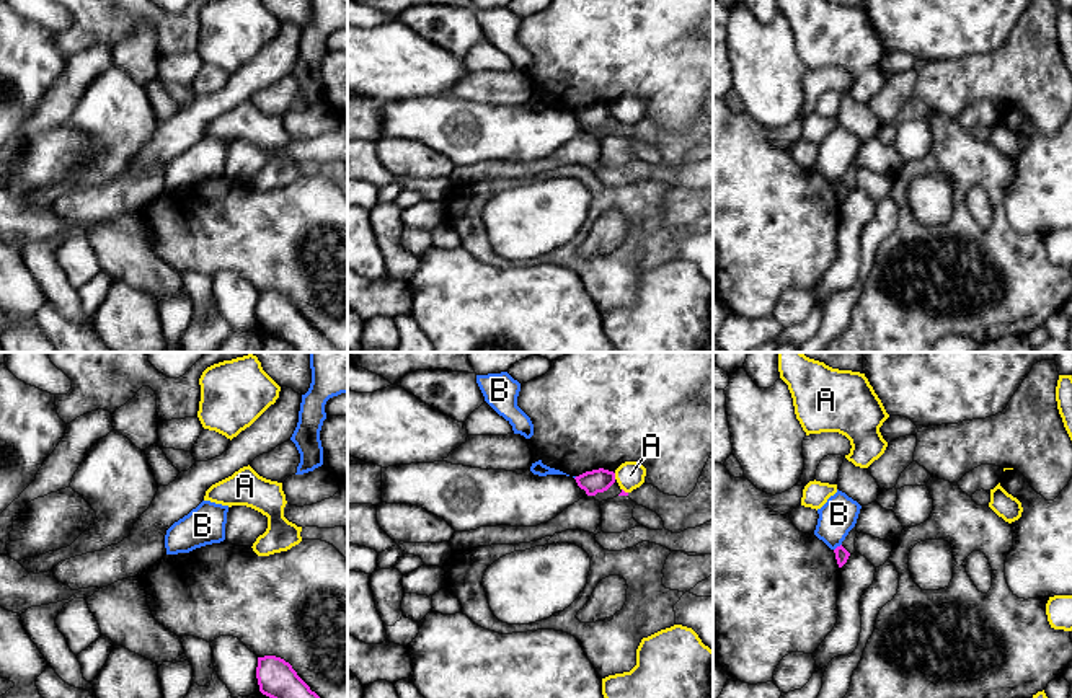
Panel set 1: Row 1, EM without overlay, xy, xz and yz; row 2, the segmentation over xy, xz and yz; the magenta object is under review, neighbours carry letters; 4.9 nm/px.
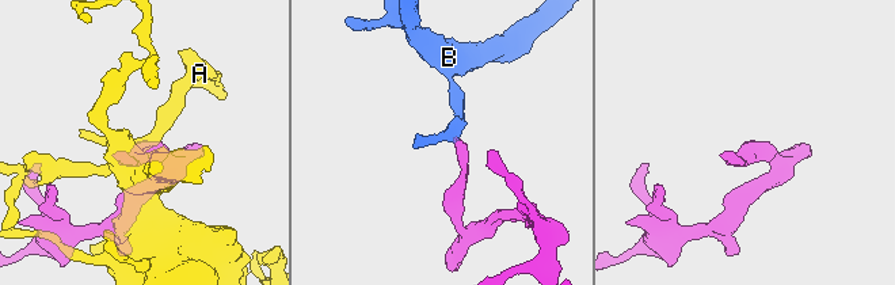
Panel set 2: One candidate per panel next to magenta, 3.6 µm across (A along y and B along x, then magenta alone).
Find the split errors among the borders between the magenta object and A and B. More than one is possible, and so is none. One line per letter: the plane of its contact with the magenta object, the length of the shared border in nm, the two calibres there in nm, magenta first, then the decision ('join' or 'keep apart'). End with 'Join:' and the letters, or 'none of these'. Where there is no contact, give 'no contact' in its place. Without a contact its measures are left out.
A: contact in xz; length 30 nm; calibres 120 and 140 nm; keep apart
B: contact in yz; length 50 nm; calibres 70 and 180 nm; keep apart
Join: none of these

